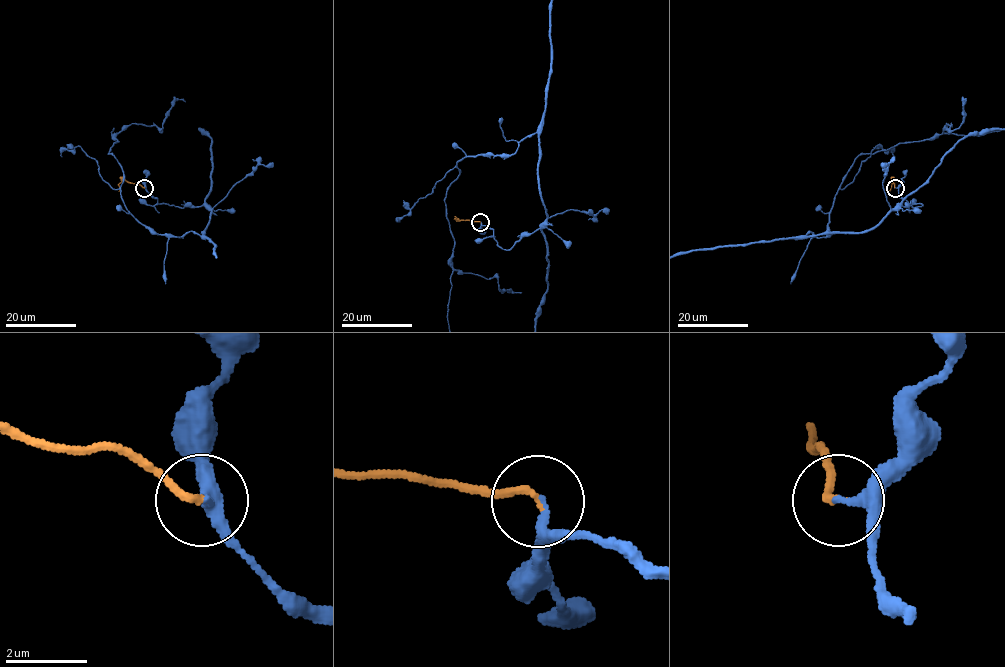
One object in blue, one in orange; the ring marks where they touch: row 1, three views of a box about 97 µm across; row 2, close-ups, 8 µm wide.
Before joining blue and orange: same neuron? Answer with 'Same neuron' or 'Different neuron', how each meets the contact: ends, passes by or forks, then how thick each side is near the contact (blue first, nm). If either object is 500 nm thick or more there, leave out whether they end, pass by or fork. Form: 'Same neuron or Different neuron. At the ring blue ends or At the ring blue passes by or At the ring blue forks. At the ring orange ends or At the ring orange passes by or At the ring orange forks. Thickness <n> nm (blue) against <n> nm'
Same neuron. At the ring blue passes by. At the ring orange ends. Thickness 140 nm (blue) against 170 nm

